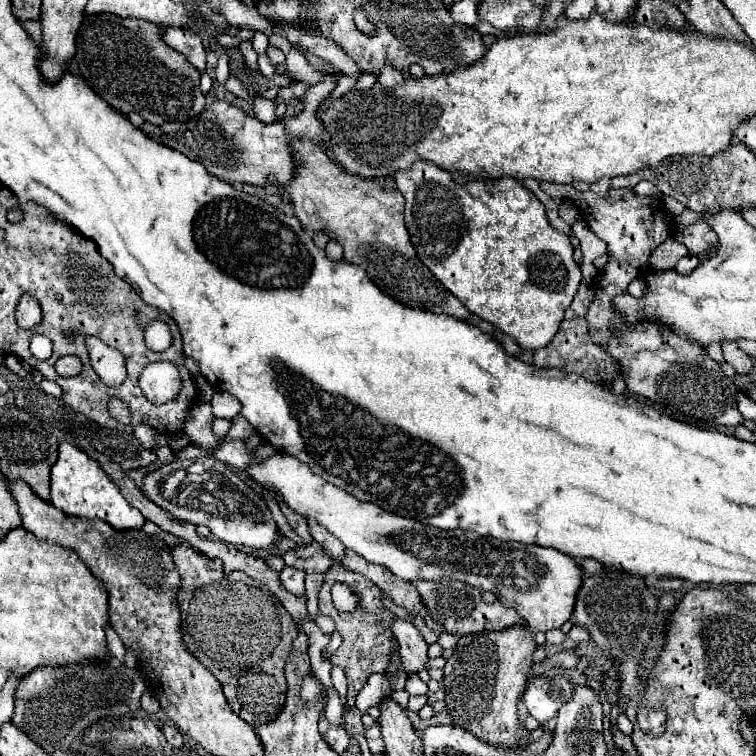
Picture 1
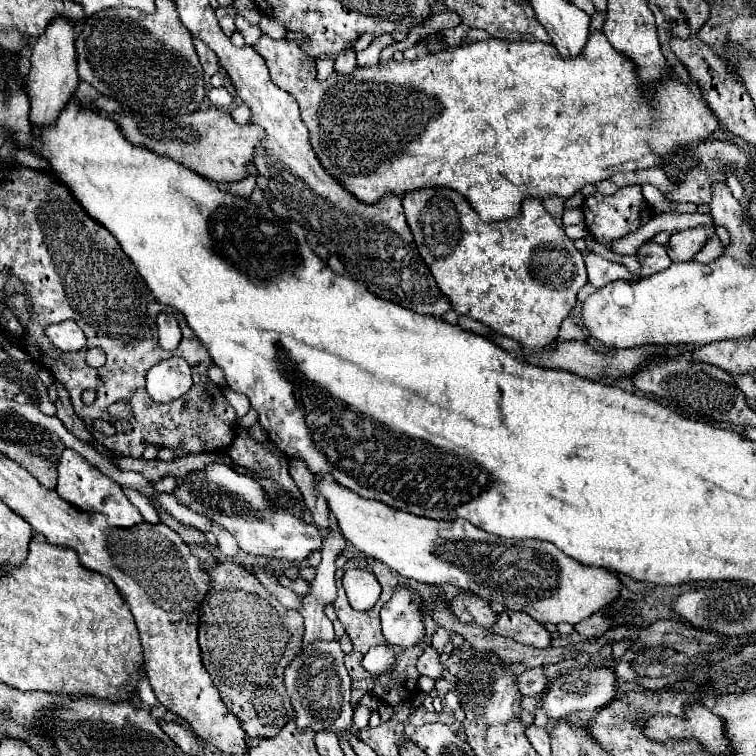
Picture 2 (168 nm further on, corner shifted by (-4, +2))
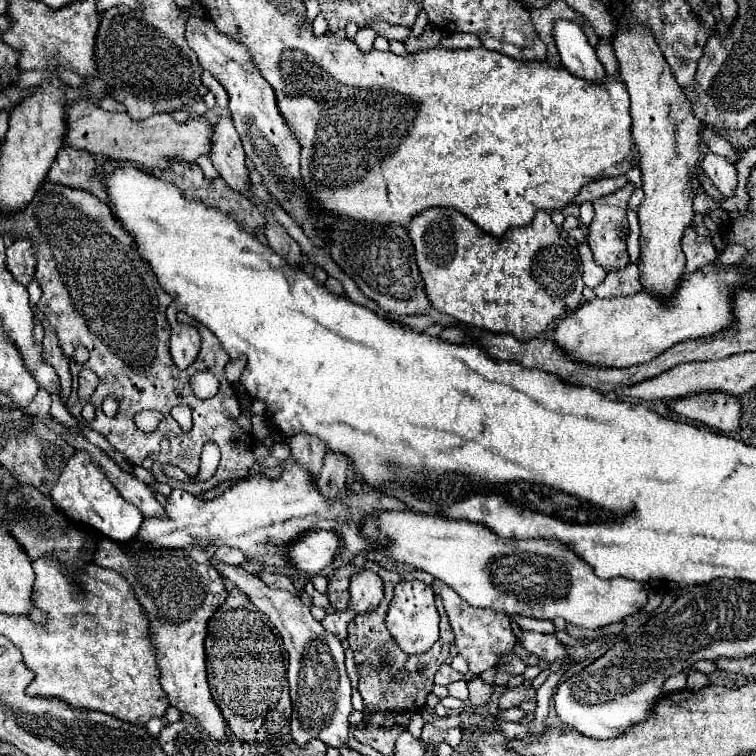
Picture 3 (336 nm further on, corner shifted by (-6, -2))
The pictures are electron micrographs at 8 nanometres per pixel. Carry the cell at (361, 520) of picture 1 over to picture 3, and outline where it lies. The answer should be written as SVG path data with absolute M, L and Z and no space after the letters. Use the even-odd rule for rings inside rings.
M381 512L377 520L367 518L367 522L363 524L363 534L373 540L387 538L389 544L381 548L385 560L411 564L419 570L429 572L433 578L439 578L447 586L451 586L473 608L491 608L509 616L521 614L539 620L553 620L561 616L573 626L599 630L613 622L621 622L623 618L639 612L647 604L647 586L643 582L627 578L601 580L595 576L593 568L583 562L583 558L579 558L567 544L559 540L501 538L485 524L415 512Z

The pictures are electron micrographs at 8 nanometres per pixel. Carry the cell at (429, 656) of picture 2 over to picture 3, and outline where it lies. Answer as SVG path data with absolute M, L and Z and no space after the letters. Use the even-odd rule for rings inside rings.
M443 664L443 666L437 670L437 674L435 674L435 684L447 686L447 684L451 684L451 682L455 682L455 680L461 680L461 678L463 678L461 672L453 670L449 664Z

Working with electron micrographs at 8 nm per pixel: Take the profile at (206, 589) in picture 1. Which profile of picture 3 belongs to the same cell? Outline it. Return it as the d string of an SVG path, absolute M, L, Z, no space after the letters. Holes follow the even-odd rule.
M237 588L229 592L225 604L209 620L205 650L209 688L231 732L245 742L291 740L287 652L271 622Z

